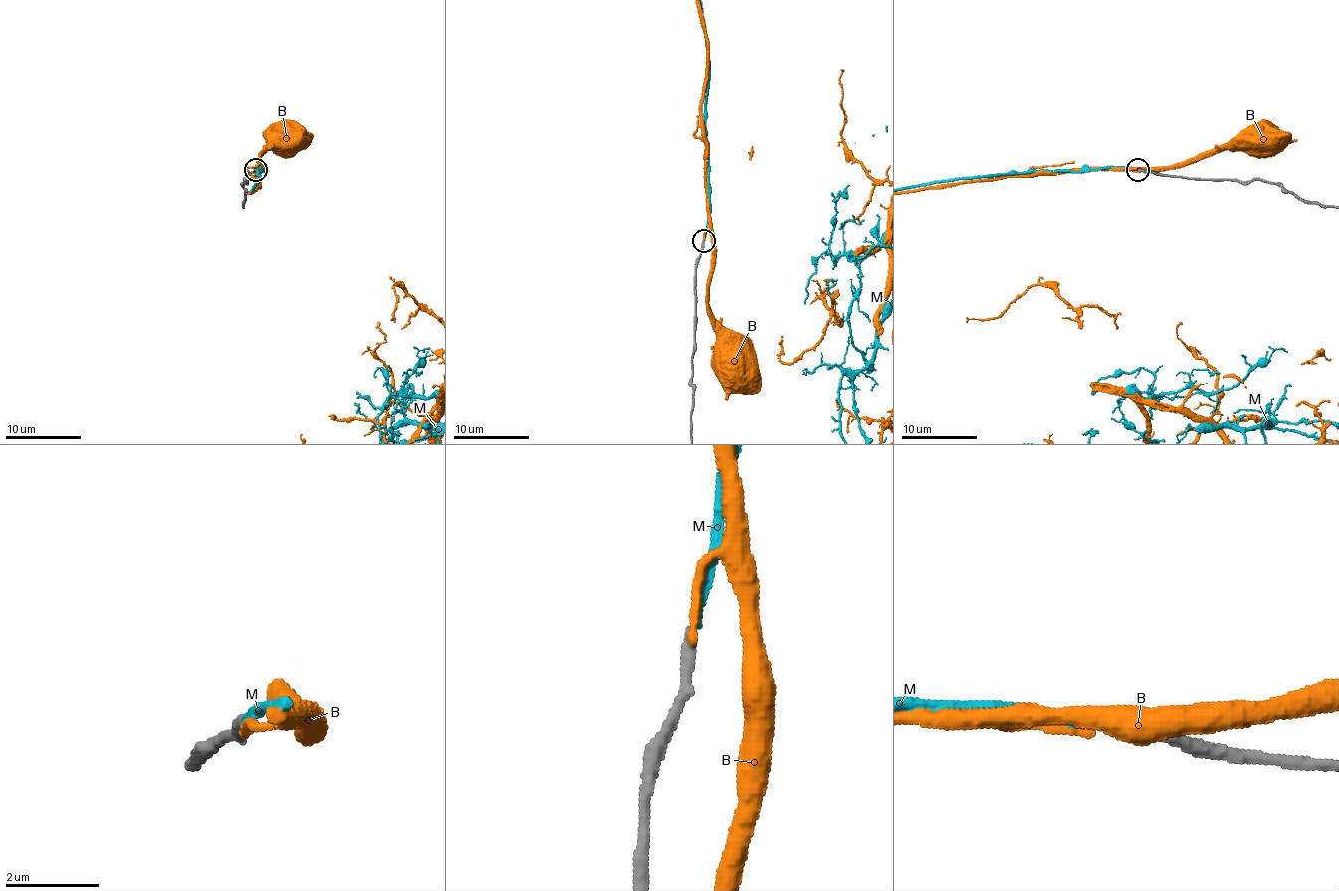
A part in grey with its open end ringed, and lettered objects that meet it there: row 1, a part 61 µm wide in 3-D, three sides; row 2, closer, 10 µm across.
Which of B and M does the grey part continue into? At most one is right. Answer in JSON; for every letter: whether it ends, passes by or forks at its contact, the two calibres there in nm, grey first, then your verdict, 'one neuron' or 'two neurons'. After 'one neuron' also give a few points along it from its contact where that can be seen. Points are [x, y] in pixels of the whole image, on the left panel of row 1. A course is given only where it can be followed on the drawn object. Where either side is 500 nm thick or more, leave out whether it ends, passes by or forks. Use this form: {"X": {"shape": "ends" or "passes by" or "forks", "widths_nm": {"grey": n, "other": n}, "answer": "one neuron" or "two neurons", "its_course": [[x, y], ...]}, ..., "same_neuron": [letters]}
{"B": {"shape": "ends", "widths_nm": {"grey": 300, "other": 150}, "answer": "two neurons"}, "M": {"shape": "ends", "widths_nm": {"grey": 280, "other": 200}, "answer": "one neuron"}, "same_neuron": ["M"]}

